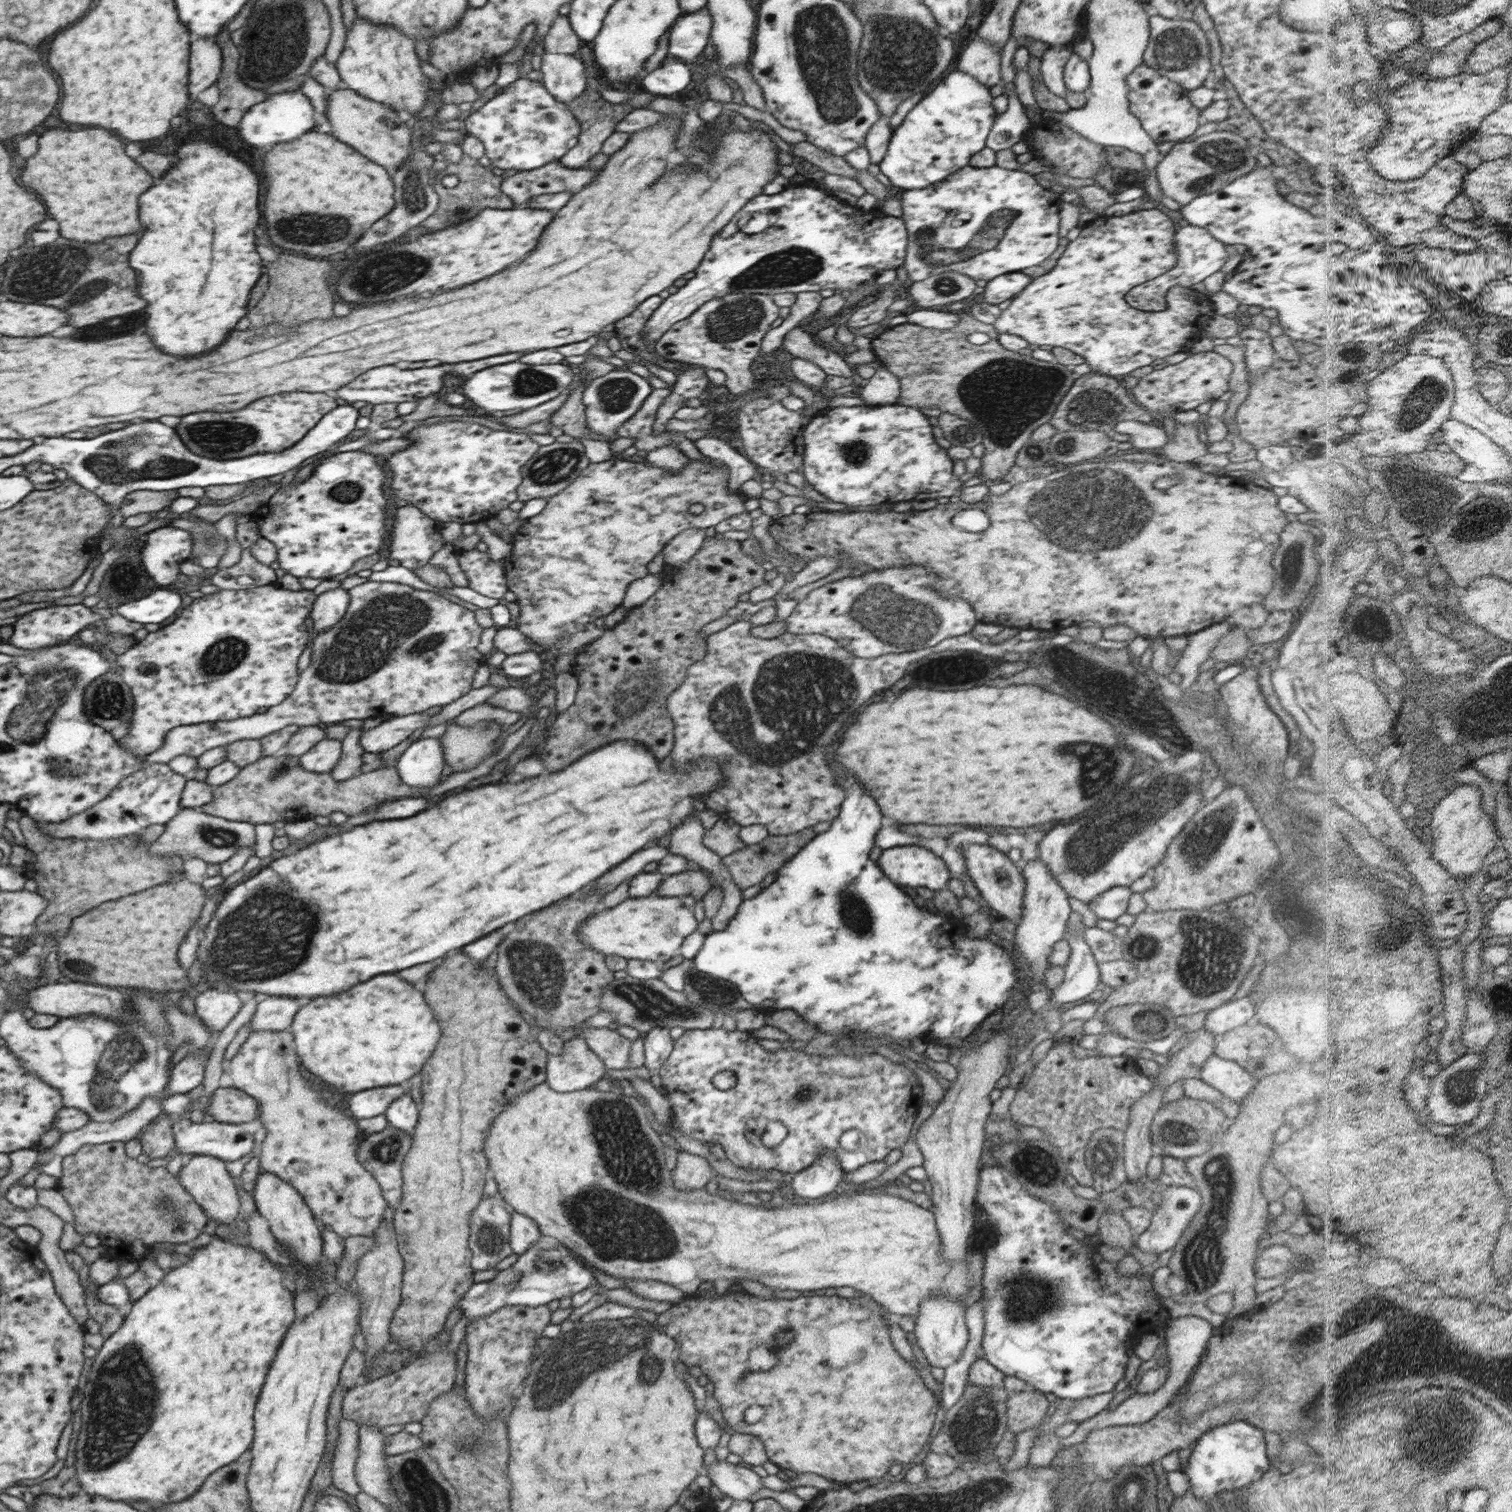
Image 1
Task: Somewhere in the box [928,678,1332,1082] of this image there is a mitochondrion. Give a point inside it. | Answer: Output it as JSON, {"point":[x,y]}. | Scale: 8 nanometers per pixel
{"point":[1089,848]}

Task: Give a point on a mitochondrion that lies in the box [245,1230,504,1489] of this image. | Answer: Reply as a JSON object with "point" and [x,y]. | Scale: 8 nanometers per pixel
{"point":[471,1445]}

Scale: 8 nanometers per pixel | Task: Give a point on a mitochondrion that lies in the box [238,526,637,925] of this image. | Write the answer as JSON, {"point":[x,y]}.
{"point":[392,624]}

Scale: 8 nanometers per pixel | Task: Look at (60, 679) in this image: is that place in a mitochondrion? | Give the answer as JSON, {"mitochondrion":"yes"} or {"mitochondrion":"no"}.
{"mitochondrion":"yes"}

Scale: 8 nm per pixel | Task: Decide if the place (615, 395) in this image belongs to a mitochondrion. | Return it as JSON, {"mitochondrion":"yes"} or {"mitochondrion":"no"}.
{"mitochondrion":"yes"}

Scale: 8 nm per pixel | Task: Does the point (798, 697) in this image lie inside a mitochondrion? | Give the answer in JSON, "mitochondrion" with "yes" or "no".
{"mitochondrion":"yes"}

